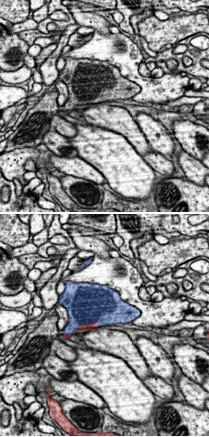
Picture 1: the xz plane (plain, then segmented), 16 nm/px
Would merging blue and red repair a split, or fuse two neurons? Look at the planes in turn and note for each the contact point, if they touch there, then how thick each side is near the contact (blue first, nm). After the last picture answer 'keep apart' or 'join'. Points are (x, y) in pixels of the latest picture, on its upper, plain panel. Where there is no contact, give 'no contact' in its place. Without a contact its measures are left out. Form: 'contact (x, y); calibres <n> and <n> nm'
contact (85, 99); calibres 500 and 100 nm

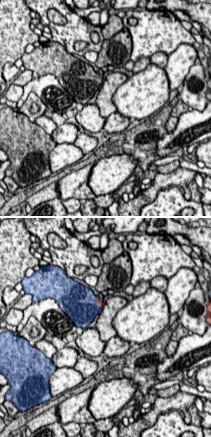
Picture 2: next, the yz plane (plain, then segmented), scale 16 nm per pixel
contact (97, 80); calibres 500 and 90 nm

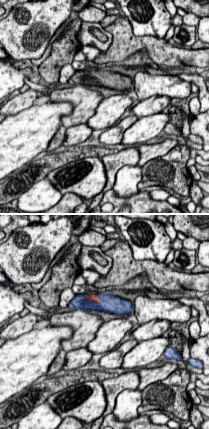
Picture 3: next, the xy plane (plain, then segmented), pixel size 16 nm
contact (91, 77); calibres 240 and 130 nm

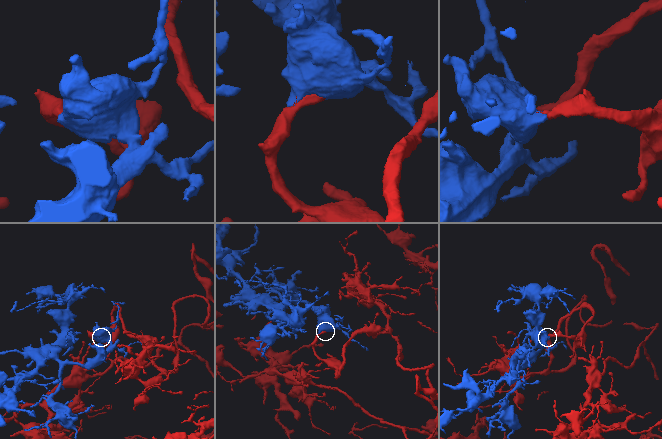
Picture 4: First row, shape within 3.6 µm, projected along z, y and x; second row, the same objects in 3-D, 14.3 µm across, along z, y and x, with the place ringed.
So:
join

